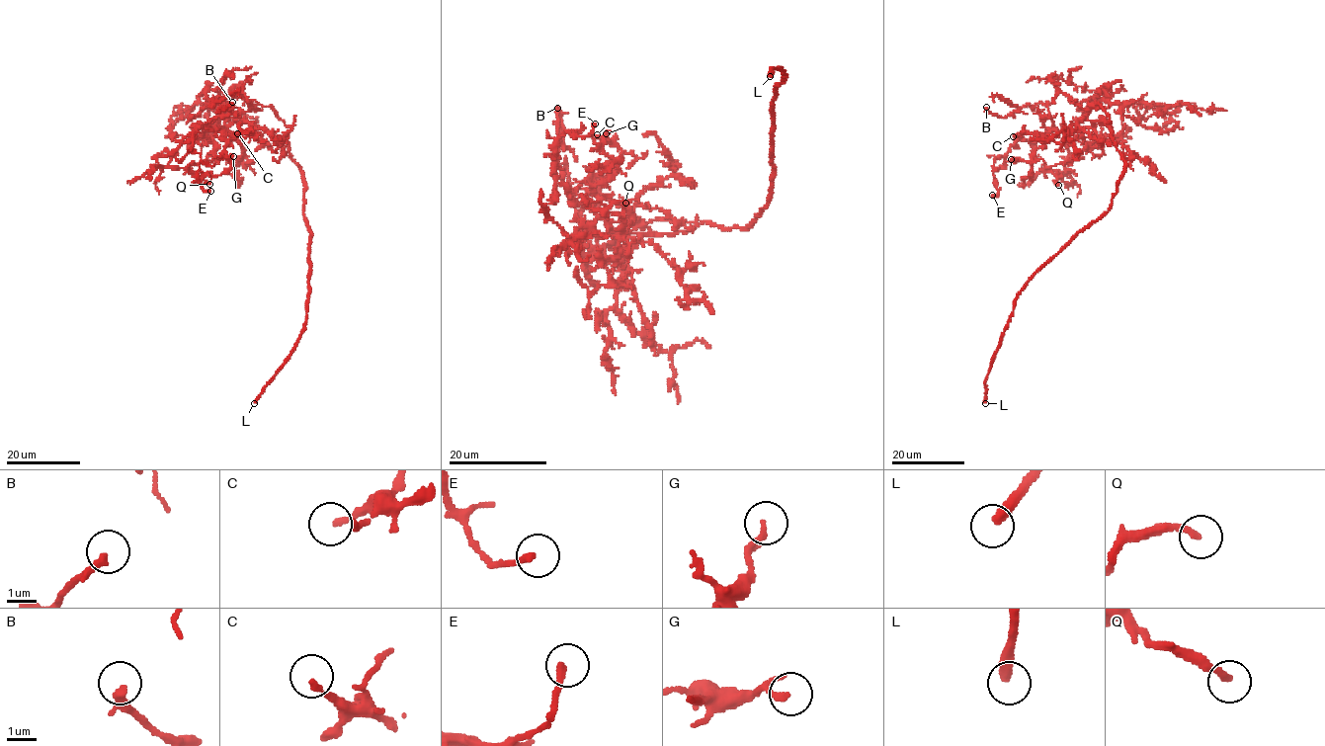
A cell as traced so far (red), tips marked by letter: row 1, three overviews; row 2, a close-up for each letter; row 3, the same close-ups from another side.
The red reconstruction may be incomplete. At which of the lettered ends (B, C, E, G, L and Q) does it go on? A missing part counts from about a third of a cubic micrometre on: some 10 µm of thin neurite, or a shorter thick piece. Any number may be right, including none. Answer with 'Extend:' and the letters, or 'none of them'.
Extend: C, L

